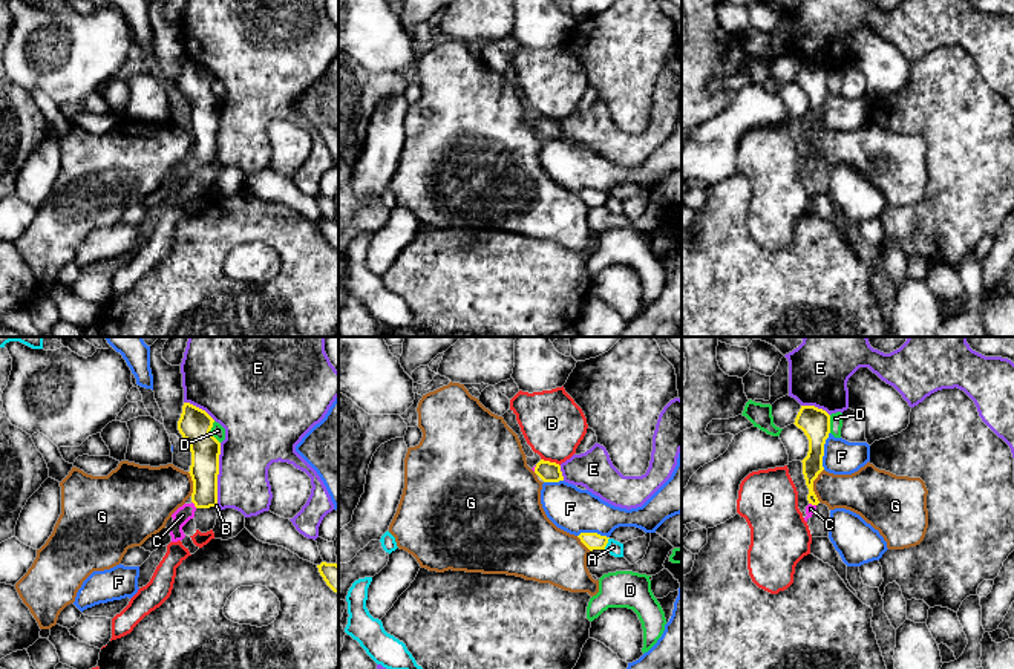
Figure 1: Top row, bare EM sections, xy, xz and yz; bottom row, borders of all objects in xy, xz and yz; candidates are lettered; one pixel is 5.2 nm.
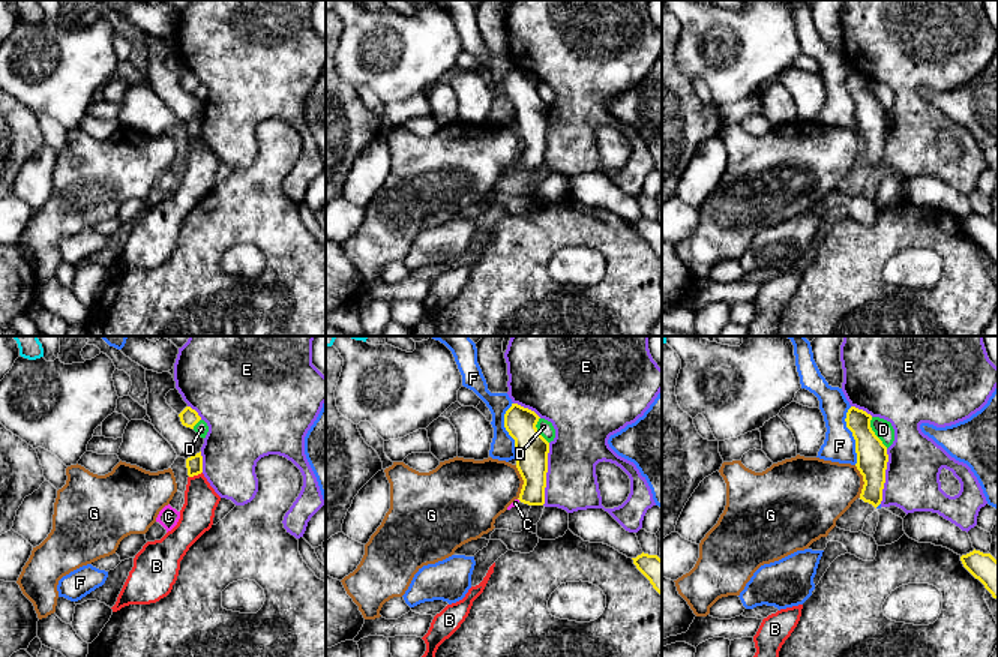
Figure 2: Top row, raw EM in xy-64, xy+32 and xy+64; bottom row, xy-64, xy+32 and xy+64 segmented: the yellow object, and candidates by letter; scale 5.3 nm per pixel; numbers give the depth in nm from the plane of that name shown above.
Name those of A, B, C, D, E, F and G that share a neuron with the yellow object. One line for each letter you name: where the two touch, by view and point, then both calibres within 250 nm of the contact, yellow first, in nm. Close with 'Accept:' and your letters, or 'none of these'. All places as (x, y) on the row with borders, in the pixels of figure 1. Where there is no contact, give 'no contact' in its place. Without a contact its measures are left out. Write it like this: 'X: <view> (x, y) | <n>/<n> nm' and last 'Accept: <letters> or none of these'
C: xy (193, 502) | 150/90 nm
Accept: C

